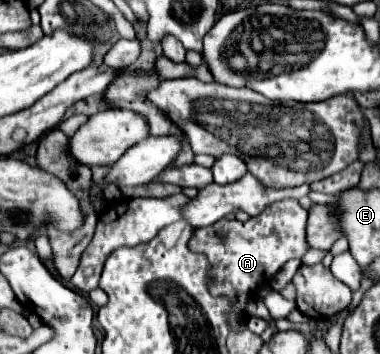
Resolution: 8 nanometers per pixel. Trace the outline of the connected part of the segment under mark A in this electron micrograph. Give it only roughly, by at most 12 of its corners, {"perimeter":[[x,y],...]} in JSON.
{"perimeter":[[270,204],[196,228],[210,292],[244,312],[250,294],[310,250],[308,210]]}

